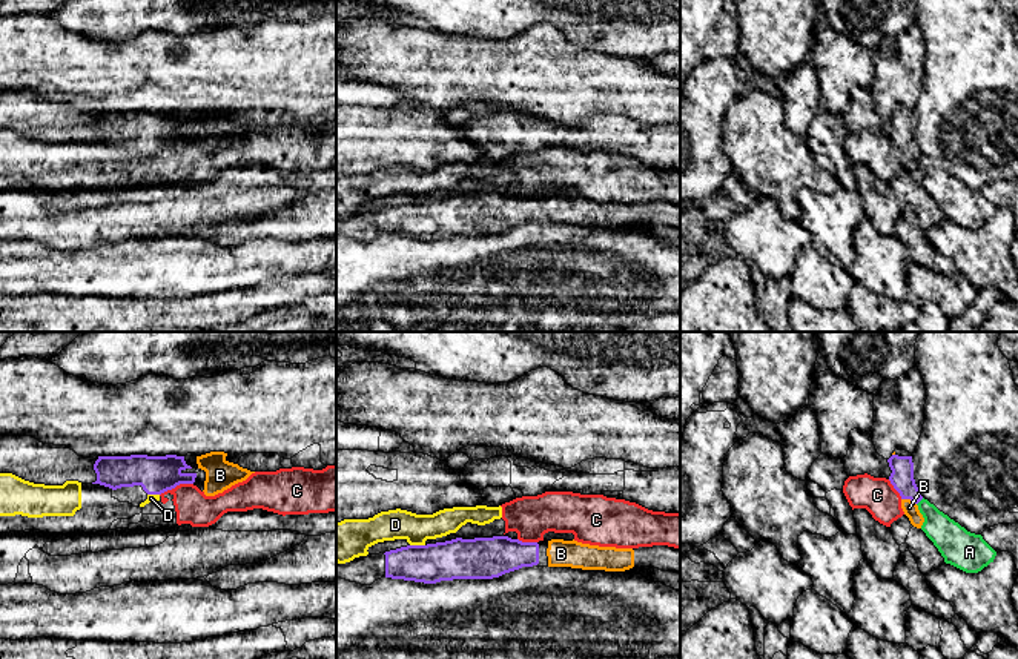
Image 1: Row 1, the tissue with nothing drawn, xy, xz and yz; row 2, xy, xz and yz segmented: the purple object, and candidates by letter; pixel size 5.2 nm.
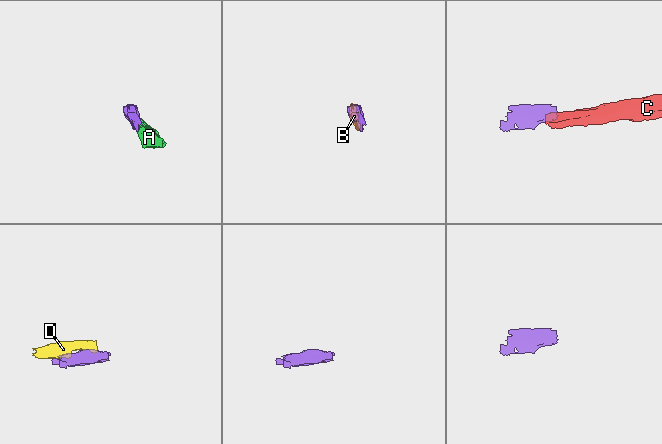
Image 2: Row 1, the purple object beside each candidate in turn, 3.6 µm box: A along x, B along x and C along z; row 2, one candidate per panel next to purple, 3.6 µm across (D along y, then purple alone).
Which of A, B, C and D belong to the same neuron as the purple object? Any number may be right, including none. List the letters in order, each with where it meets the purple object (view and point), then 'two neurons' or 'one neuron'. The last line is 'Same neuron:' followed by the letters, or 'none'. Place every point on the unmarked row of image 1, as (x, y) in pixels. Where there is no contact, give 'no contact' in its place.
A: contact yz (920, 155); two neurons
B: contact yz (909, 154); one neuron
C: contact xy (175, 142); two neurons
D: contact xz (418, 202); two neurons
Same neuron: B

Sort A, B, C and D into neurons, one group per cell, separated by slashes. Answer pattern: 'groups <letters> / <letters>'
groups A / B / C D

